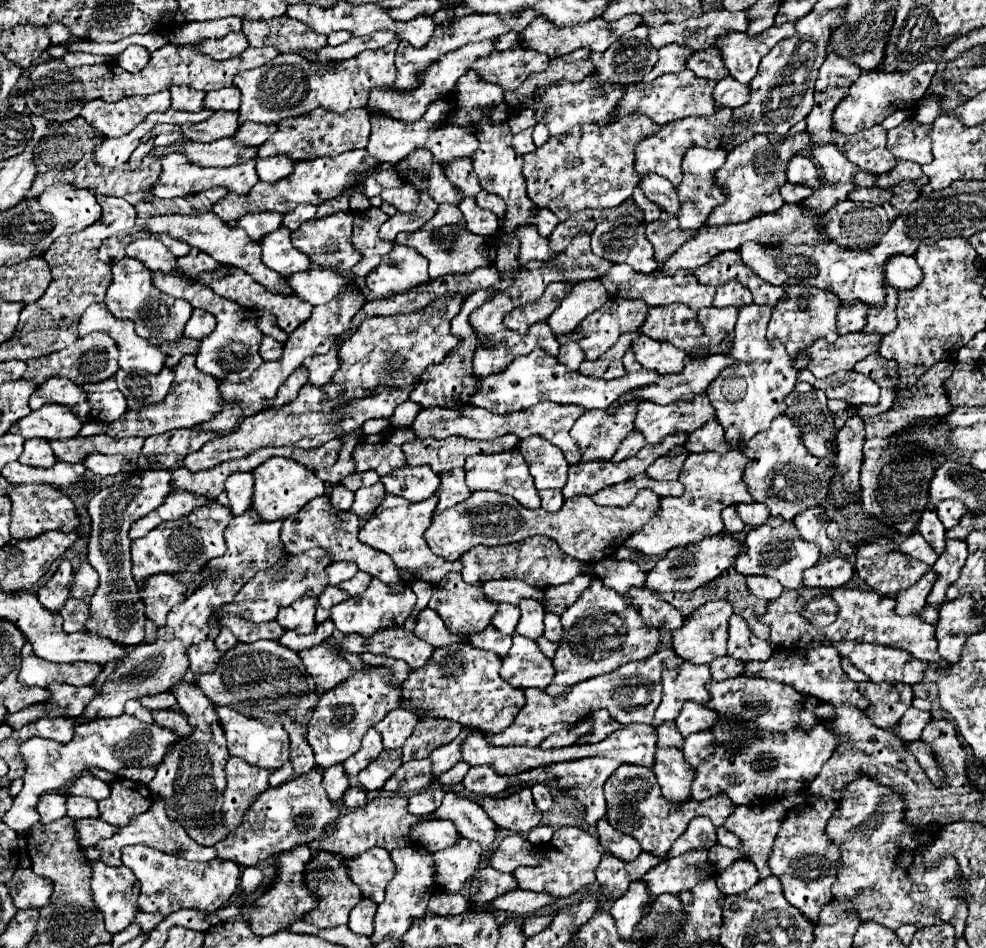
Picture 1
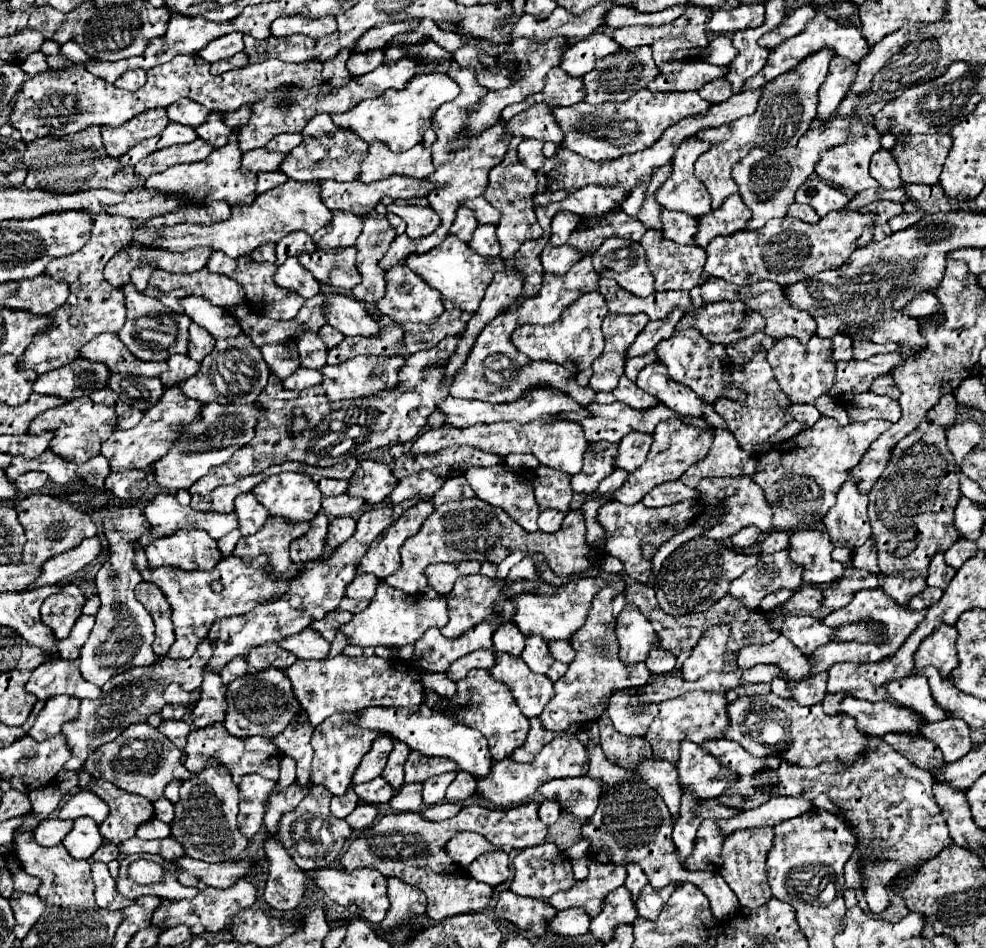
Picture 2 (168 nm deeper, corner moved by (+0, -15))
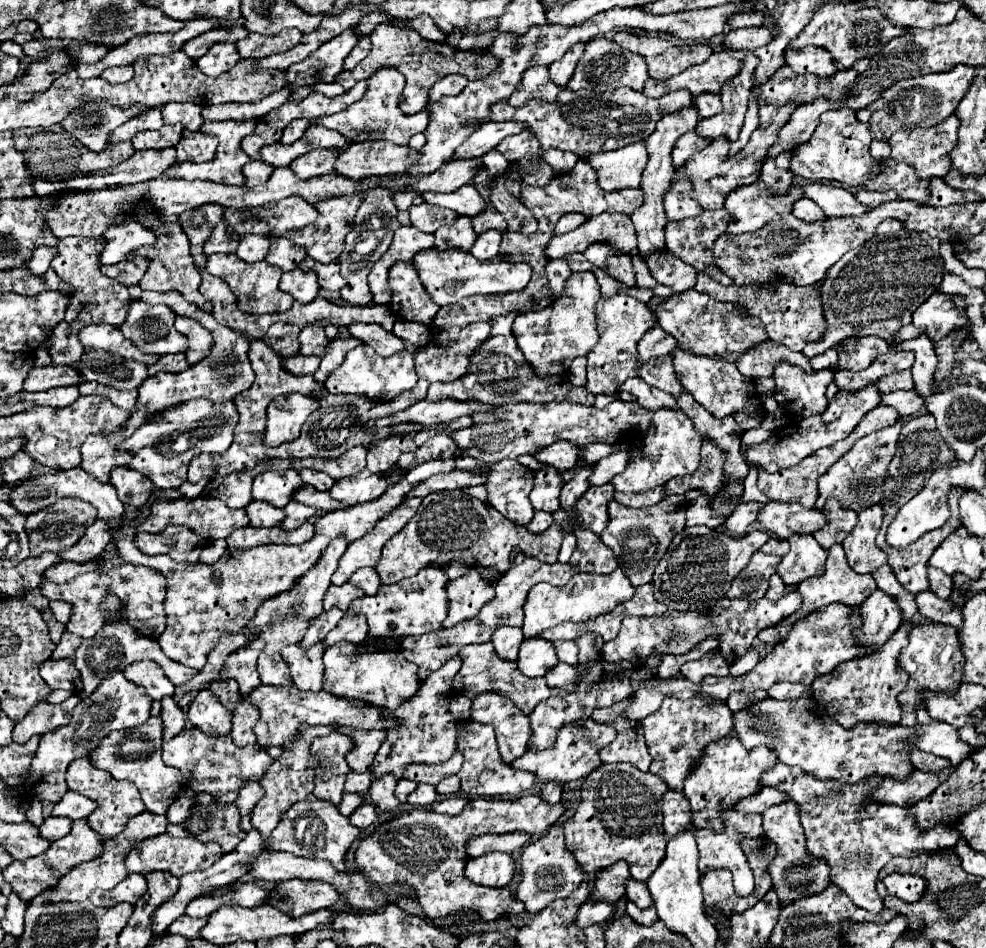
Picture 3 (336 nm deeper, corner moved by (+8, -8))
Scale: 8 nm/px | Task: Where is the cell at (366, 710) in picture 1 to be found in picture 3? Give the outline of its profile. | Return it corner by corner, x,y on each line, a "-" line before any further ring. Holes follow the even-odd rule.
333,730
327,738
321,738
317,740
317,744
313,744
313,756
317,756
319,762
315,772
313,794
319,800
327,800
335,806
341,802
345,776
349,772
345,756
351,746
353,742
337,730

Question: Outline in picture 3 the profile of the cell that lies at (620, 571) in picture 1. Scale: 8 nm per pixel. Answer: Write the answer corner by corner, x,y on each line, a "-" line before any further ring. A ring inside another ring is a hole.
789,590
781,600
771,602
767,598
761,598
757,602
749,600
729,600
723,598
719,600
711,610
707,612
681,612
667,608
661,616
649,616
649,618
637,618
637,616
625,616
621,622
621,630
617,638
609,640
601,648
601,656
607,662
635,662
645,660
653,654
687,654
691,652
699,642
707,638
717,638
719,640
719,652
727,660
727,664
735,664
747,648
751,648
757,632
767,626
775,626
777,622
785,620
793,612
801,608
801,596
797,596
797,590

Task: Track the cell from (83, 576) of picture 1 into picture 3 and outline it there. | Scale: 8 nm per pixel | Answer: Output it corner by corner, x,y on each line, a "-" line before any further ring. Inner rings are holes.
57,600
57,602
49,602
49,608
57,622
63,622
63,624
69,622
69,616
73,612
73,608
69,608
69,604
61,604
61,600

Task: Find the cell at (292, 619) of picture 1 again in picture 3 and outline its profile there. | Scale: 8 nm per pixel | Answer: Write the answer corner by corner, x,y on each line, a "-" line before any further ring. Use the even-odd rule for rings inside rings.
293,644
285,650
281,650
281,656
287,660
293,684
299,690
311,690
311,692
321,692
323,690
323,644
315,644
309,650
301,650
299,644

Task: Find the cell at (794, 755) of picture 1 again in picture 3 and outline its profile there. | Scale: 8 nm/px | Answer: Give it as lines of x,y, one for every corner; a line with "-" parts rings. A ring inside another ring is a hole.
777,764
773,772
765,774
765,786
773,786
791,796
791,800
801,810
801,824
807,836
807,852
825,860
831,868
829,880
841,888
855,906
881,912
883,904
877,896
877,874
895,856
919,856
923,852
935,852
945,848
955,848
959,842
959,832
945,832
945,828
933,828
933,832
917,832
913,818
907,816
907,806
897,808
893,804
863,804
871,788
879,780
863,780
861,784
837,784
831,780
815,780
801,768

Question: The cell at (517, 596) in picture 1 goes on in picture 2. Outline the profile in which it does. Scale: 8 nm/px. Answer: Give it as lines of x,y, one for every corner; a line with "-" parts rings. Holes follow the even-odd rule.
589,577
589,579
573,579
569,585
565,585
565,591
559,591
557,595
515,595
511,601
515,605
513,623
521,629
521,633
527,635
543,635
545,641
553,639
569,639
583,623
591,605
591,599
597,595
597,591
605,587
605,581
601,577

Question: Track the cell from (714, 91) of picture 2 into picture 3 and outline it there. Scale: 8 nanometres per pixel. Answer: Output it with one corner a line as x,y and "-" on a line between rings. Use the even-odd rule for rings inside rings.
697,96
697,108
703,118
711,118
721,112
721,98
719,96

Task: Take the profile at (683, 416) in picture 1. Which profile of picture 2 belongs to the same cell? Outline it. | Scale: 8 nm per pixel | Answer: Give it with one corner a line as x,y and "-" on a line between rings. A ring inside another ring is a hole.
631,431
629,435
625,435
625,439
621,439
621,443
619,443
617,467
627,469
627,471
635,471
637,467
641,467
647,459
651,443
653,443
651,433

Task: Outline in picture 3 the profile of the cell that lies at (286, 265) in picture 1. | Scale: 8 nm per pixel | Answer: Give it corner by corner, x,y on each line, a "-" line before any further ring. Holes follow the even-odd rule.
295,268
293,272
285,272
281,278
281,290
291,294
297,302
309,304
319,296
319,284
317,276
313,272
303,272

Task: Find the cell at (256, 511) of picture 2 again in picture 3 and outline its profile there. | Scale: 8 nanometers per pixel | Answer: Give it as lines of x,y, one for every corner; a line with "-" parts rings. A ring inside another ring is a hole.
253,500
247,508
245,508
249,520
251,520
251,526
255,528
275,528
279,526
283,520
285,520
285,512
283,508
275,508
273,504
261,504
257,500

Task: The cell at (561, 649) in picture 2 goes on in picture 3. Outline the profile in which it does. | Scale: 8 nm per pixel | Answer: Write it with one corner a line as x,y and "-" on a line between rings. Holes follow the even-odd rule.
559,640
555,642
555,650
561,662
569,664
569,666
577,666
579,664
579,648
575,642
567,642
567,640

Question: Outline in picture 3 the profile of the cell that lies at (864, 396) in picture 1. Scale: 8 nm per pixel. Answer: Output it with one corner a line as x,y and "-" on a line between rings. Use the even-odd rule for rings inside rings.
899,390
891,394
883,394
881,404
891,404
903,418
909,418
923,408
923,398
915,390
907,390
907,392

